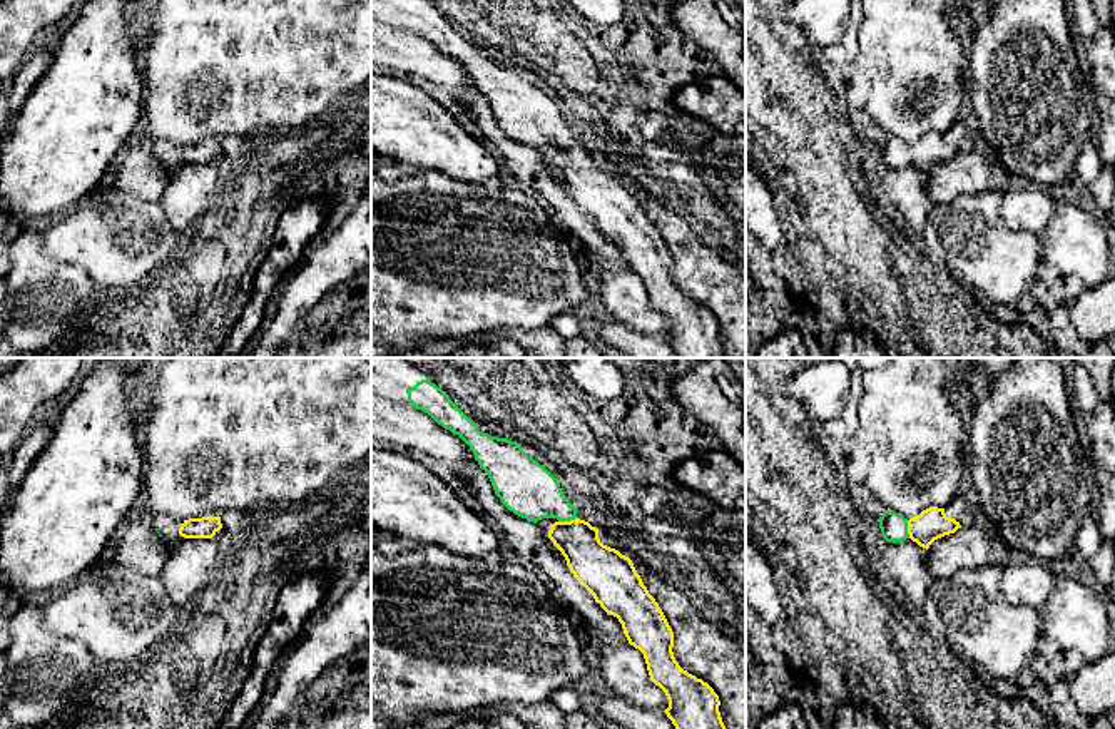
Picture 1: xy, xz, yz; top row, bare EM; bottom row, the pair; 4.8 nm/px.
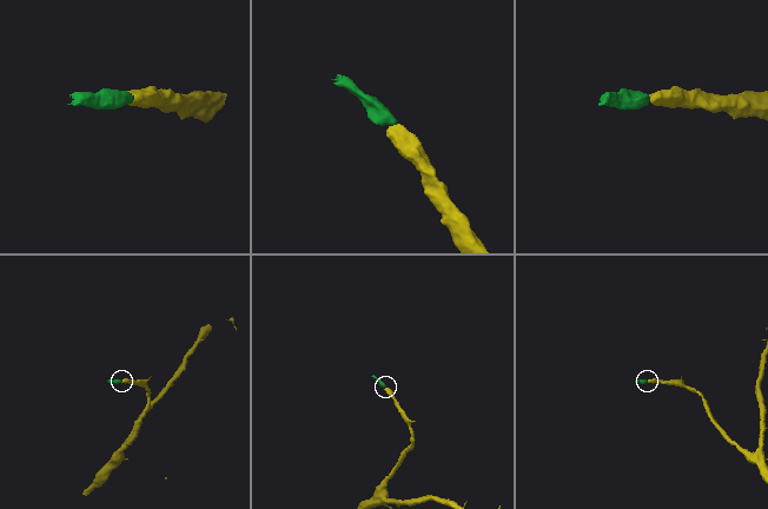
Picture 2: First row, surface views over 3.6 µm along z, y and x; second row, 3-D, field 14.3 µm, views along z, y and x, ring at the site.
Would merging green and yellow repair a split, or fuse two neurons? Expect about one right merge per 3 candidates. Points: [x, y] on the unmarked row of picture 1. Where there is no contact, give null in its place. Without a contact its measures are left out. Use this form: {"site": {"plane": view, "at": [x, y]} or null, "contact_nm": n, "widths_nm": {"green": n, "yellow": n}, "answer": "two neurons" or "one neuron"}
{"site": {"plane": "yz", "at": [906, 154]}, "contact_nm": 90, "widths_nm": {"green": 130, "yellow": 160}, "answer": "one neuron"}

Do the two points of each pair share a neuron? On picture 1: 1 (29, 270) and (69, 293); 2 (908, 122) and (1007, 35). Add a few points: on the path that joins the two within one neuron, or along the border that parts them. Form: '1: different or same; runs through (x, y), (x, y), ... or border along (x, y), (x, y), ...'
1: same; runs through (39, 273), (59, 283)
2: different; border along (967, 30), (968, 107)

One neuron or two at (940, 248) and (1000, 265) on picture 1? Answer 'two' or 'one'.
one

